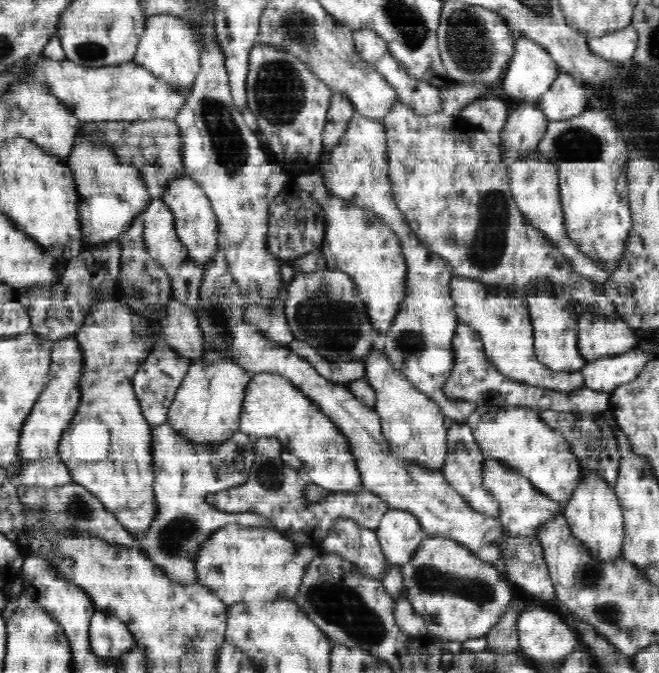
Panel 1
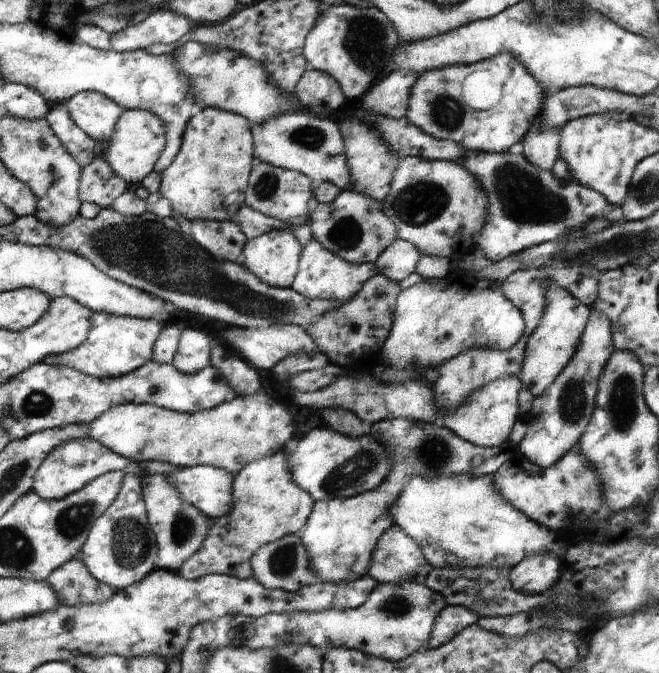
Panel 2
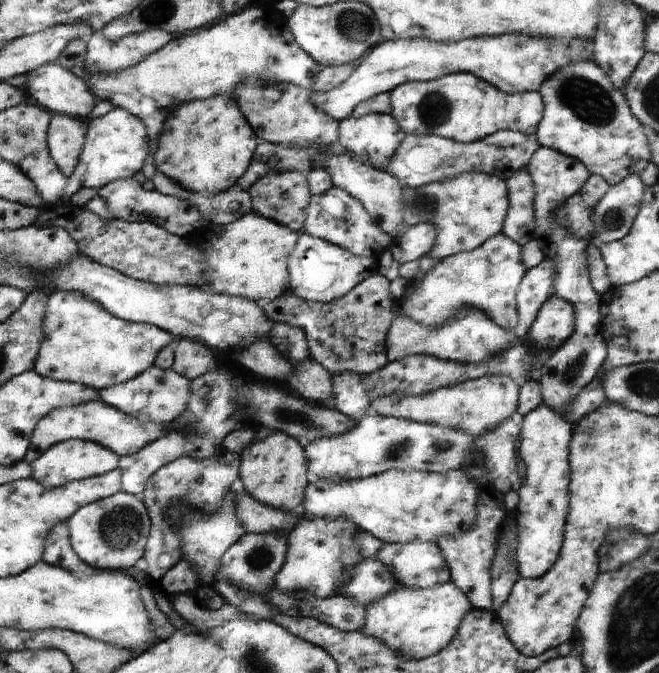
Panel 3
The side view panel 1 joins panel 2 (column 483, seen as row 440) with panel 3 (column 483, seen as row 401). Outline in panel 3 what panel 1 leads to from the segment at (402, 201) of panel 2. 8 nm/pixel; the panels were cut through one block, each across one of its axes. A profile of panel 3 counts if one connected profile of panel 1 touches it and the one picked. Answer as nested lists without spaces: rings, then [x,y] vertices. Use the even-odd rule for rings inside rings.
[[[465,173],[454,179],[431,183],[420,187],[403,188],[403,211],[405,223],[410,227],[417,223],[432,223],[437,228],[437,240],[431,249],[431,256],[444,259],[465,251],[474,251],[495,235],[504,232],[505,220],[509,213],[508,181],[499,176],[485,173]]]

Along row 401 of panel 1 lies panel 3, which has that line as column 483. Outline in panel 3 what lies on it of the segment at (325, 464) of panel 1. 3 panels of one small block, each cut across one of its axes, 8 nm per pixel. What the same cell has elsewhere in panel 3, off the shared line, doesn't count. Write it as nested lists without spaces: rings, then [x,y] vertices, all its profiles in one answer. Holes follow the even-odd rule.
[[[502,232],[474,251],[465,251],[442,259],[420,279],[420,283],[410,284],[404,296],[395,302],[395,312],[398,315],[407,315],[422,325],[440,327],[453,319],[461,307],[474,307],[476,310],[486,313],[501,327],[515,328],[518,321],[515,295],[526,272],[527,266],[523,260],[521,246]]]

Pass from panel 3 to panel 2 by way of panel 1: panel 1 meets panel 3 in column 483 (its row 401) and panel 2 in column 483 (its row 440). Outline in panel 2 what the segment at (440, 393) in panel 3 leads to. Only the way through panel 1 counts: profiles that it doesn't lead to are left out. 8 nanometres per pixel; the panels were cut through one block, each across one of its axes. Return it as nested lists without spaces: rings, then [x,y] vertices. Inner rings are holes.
[[[508,377],[495,380],[480,387],[470,395],[466,403],[445,414],[441,425],[457,433],[464,440],[483,447],[500,446],[512,432],[512,426],[518,420],[518,394],[521,394],[521,378]]]

